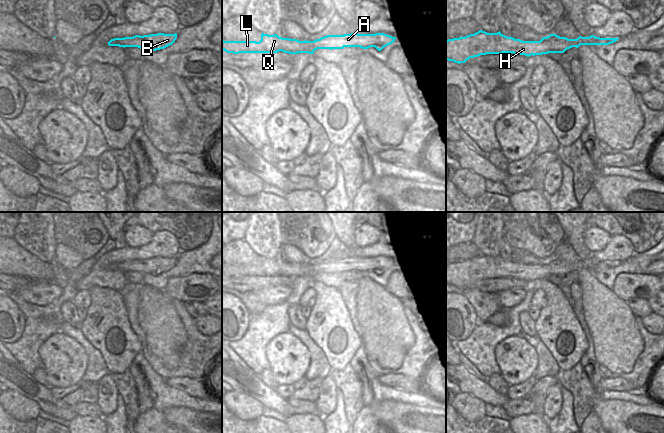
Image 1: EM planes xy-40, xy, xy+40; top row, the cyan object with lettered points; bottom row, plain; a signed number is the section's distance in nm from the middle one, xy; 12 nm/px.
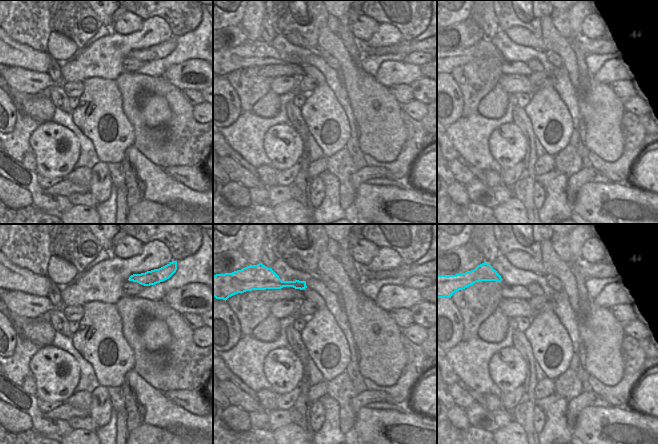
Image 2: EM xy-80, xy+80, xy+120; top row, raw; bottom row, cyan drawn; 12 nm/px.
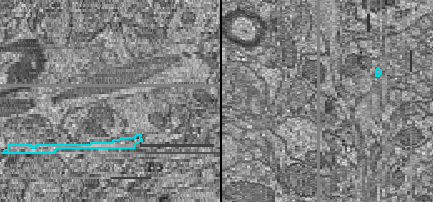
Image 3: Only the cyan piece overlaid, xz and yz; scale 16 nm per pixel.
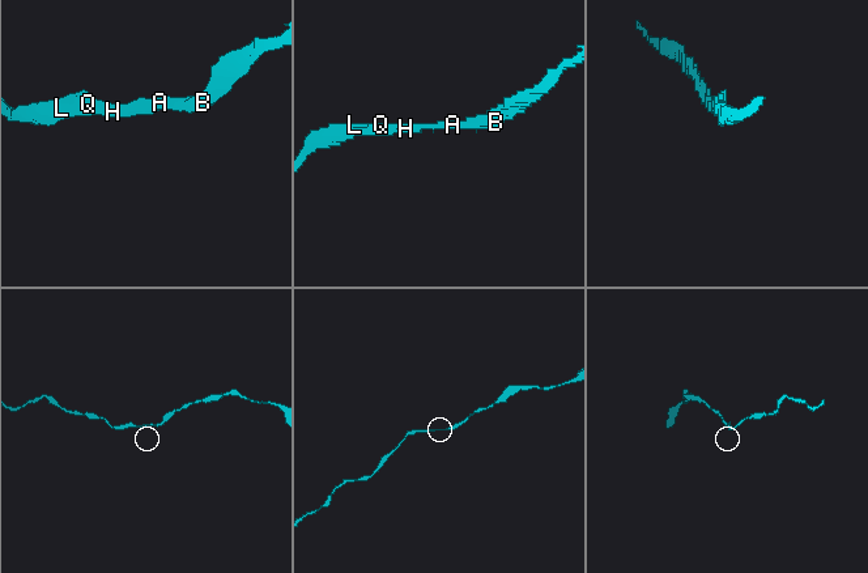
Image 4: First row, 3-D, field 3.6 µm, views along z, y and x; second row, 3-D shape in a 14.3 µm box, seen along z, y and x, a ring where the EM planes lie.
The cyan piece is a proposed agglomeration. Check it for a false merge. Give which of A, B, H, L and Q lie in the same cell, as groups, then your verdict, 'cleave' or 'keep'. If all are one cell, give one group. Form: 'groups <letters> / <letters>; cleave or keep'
groups A B H L Q; keep

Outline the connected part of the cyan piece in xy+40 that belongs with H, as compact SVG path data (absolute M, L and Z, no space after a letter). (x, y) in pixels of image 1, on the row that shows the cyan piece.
M479 30L465 37L448 39L446 41L446 60L455 63L465 63L468 59L486 54L513 53L525 55L542 55L548 53L564 53L572 47L580 45L609 45L619 38L600 38L594 35L579 36L577 39L568 39L556 34L543 37L540 41L522 41L507 37L500 31L487 33Z

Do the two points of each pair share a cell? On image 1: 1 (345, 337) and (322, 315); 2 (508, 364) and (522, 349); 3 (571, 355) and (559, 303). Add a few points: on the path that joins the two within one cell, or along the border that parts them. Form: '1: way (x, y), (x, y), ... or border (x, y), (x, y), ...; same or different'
1: way (339, 332), (328, 321); same
2: way (512, 360), (518, 352); same
3: way (576, 342), (575, 334), (559, 316); same

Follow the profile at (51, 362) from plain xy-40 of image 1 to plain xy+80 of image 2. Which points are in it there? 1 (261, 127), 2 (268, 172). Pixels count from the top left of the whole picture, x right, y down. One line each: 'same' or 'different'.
1: different
2: different

